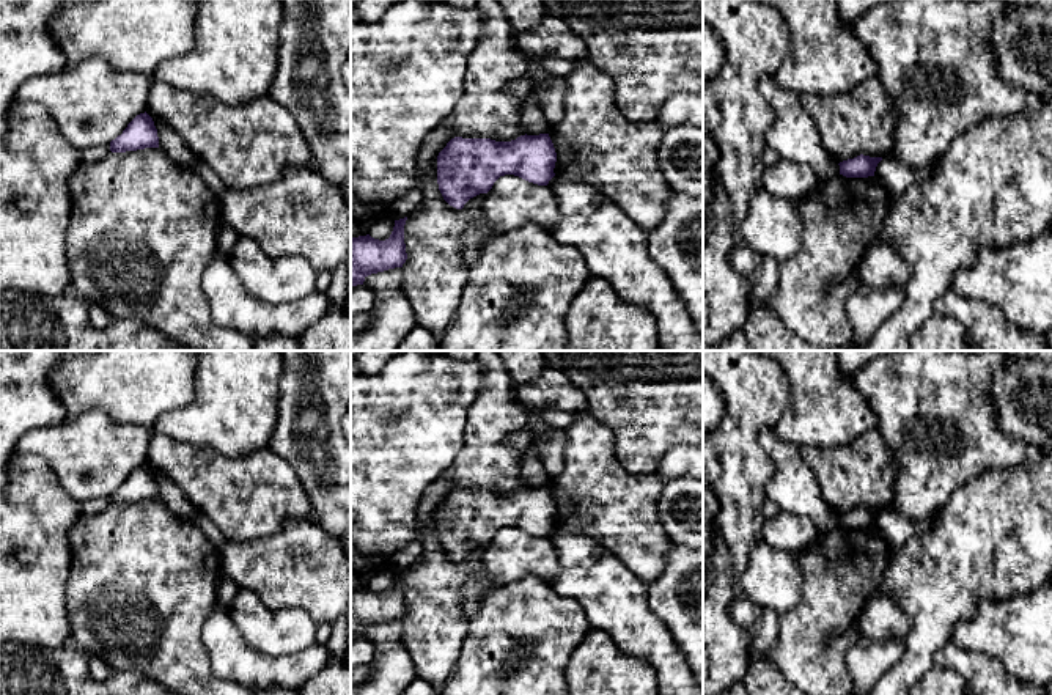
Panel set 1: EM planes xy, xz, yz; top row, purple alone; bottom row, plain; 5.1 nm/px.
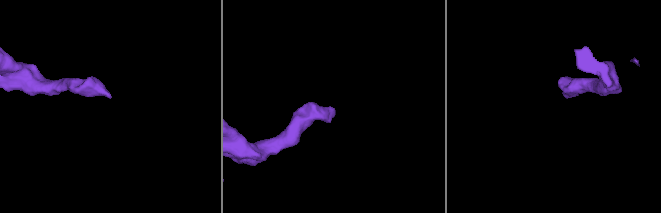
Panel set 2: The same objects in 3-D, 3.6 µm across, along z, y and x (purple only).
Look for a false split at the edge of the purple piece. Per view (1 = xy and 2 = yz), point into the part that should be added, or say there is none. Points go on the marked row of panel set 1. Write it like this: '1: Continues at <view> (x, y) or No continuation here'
1: No continuation here
2: No continuation here

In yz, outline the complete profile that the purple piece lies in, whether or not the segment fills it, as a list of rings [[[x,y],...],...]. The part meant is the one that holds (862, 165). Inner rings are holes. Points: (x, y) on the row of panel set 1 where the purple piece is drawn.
[[[857,156],[854,159],[848,159],[840,162],[840,175],[846,178],[868,178],[874,176],[877,164],[882,157],[870,157],[870,156]]]

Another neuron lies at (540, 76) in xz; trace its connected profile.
[[[522,53],[528,61],[530,61],[530,74],[532,74],[532,88],[530,93],[527,96],[527,99],[530,99],[535,104],[541,104],[541,96],[538,93],[538,90],[549,80],[554,79],[554,75],[550,75],[546,69],[541,68],[543,58],[536,58],[536,57],[528,57],[525,53]]]

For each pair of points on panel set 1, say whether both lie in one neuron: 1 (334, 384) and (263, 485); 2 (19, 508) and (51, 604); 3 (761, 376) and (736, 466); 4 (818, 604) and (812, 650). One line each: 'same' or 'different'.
1: different
2: same
3: same
4: same

